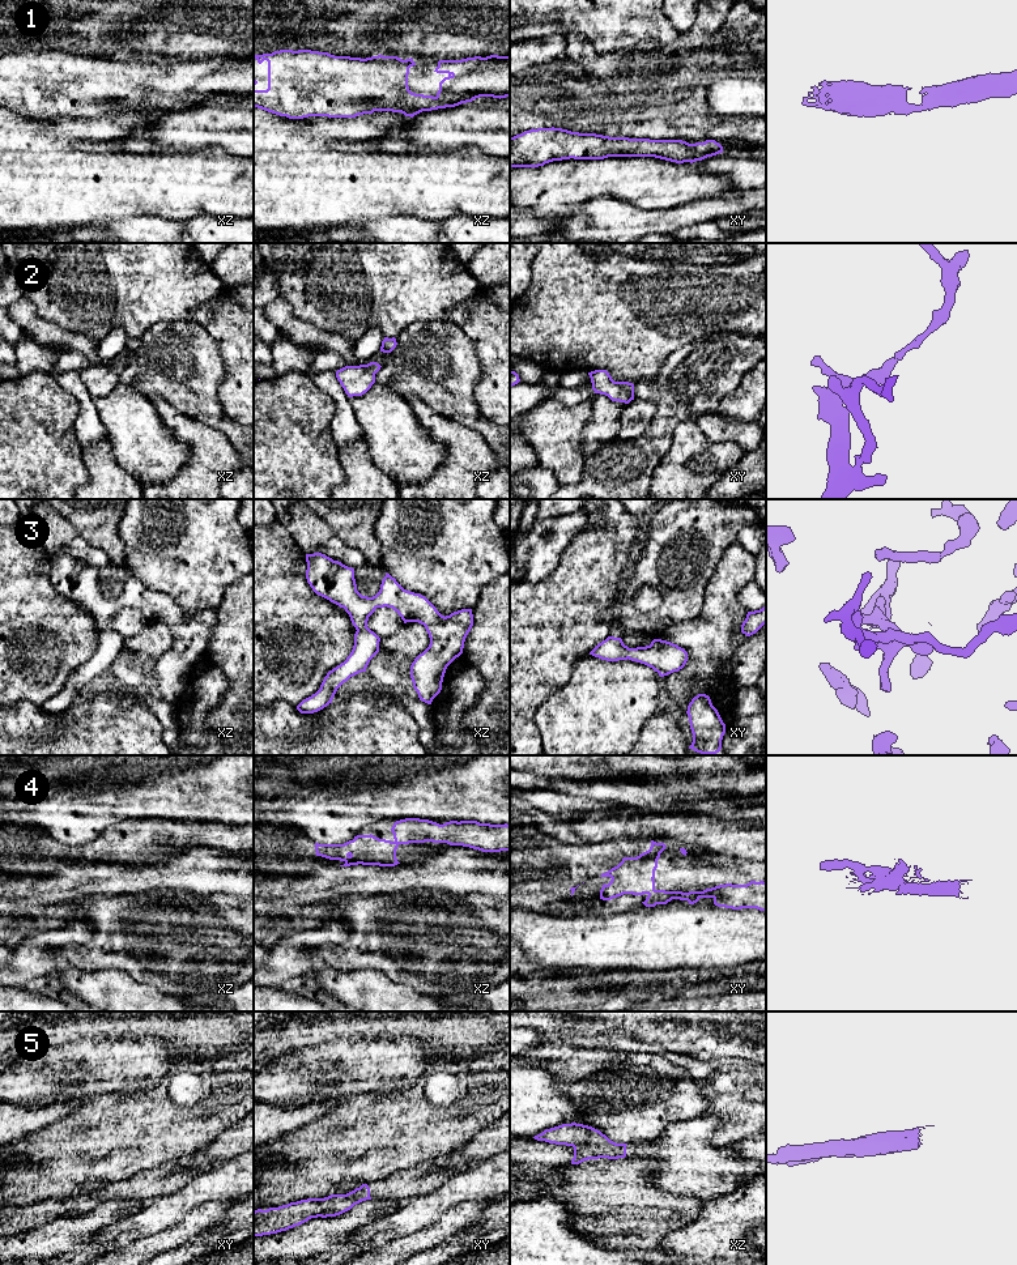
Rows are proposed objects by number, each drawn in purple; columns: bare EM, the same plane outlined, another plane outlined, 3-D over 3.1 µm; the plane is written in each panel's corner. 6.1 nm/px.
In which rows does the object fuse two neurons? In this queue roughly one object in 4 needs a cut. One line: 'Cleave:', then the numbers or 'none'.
Cleave: none

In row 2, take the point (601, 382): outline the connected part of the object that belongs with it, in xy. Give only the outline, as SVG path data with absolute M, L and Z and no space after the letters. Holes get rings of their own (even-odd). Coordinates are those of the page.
M607 370L588 372L595 393L605 395L612 401L629 404L634 400L634 384L629 382L614 382Z

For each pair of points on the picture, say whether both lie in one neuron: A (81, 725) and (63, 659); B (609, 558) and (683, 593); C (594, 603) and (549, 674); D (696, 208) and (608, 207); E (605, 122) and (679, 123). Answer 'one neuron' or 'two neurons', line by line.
A: two neurons
B: two neurons
C: one neuron
D: one neuron
E: one neuron

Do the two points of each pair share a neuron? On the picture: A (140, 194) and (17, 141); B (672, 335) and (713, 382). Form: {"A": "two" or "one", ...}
{"A": "one", "B": "two"}

